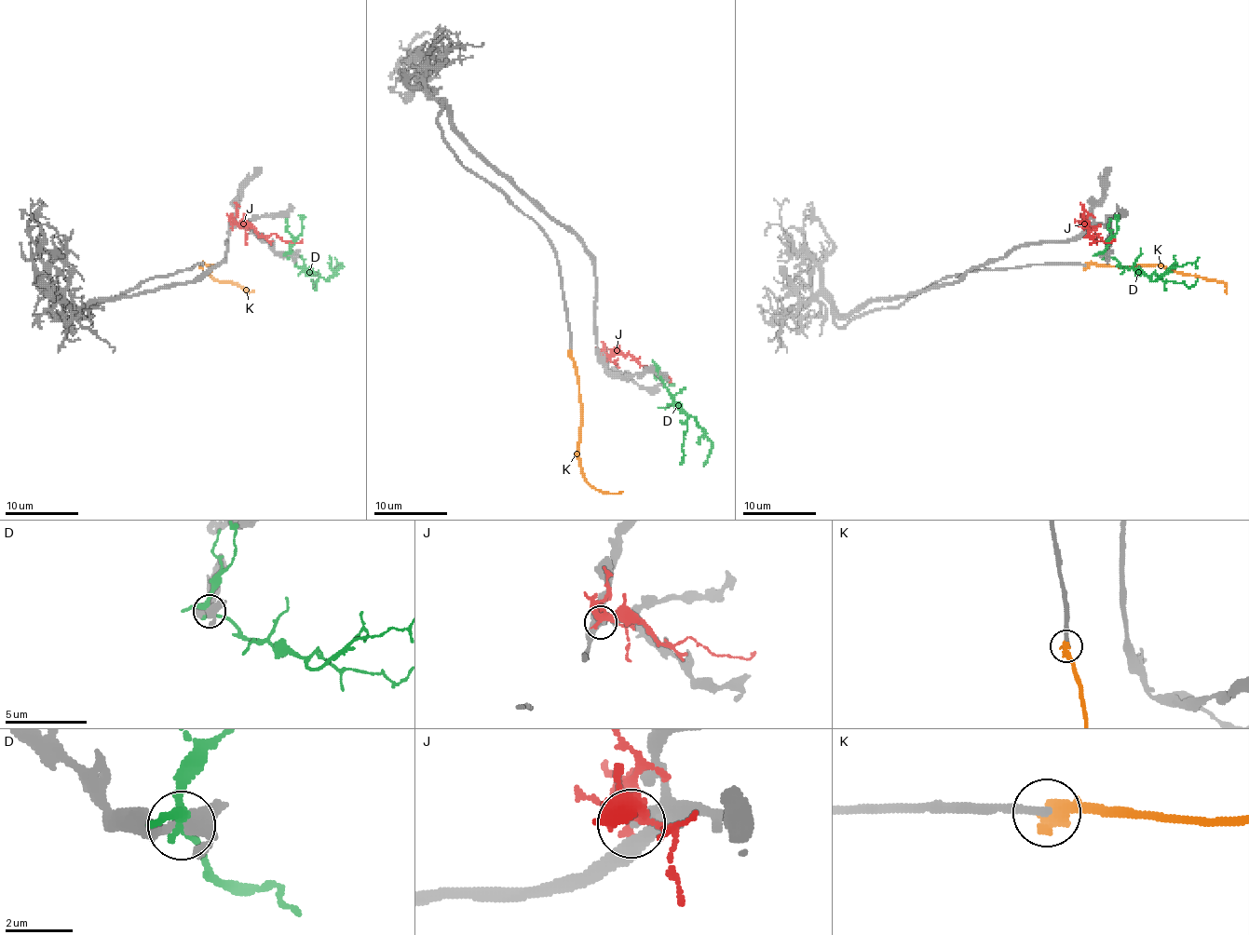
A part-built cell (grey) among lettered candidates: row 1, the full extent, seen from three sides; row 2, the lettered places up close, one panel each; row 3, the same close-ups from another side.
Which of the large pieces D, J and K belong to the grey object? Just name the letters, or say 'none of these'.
none of these

